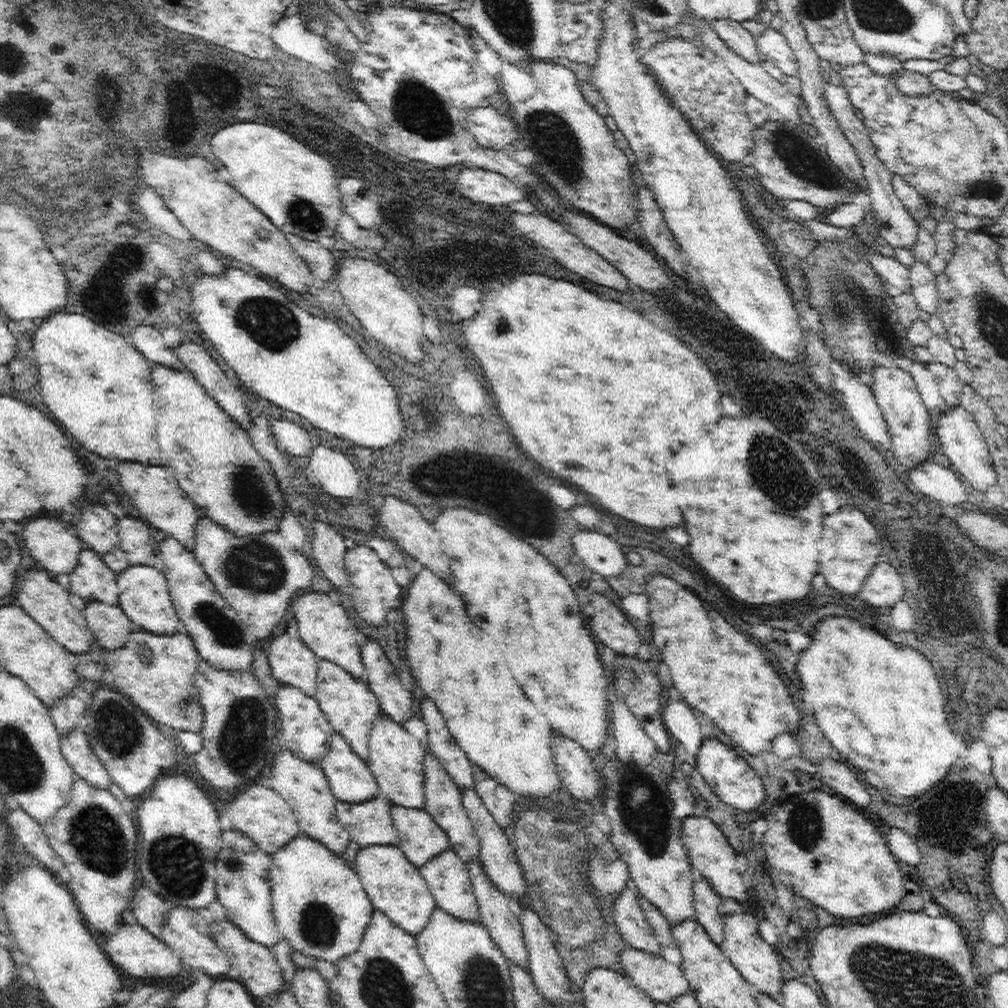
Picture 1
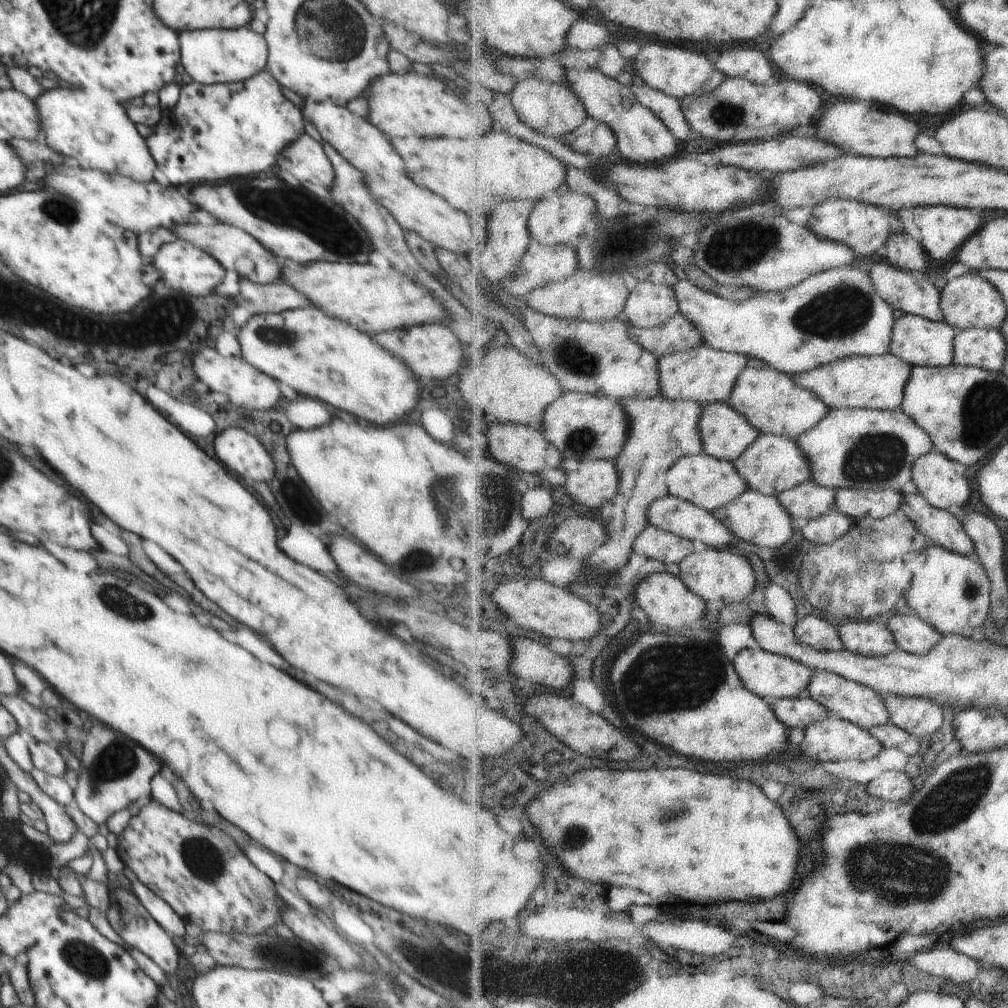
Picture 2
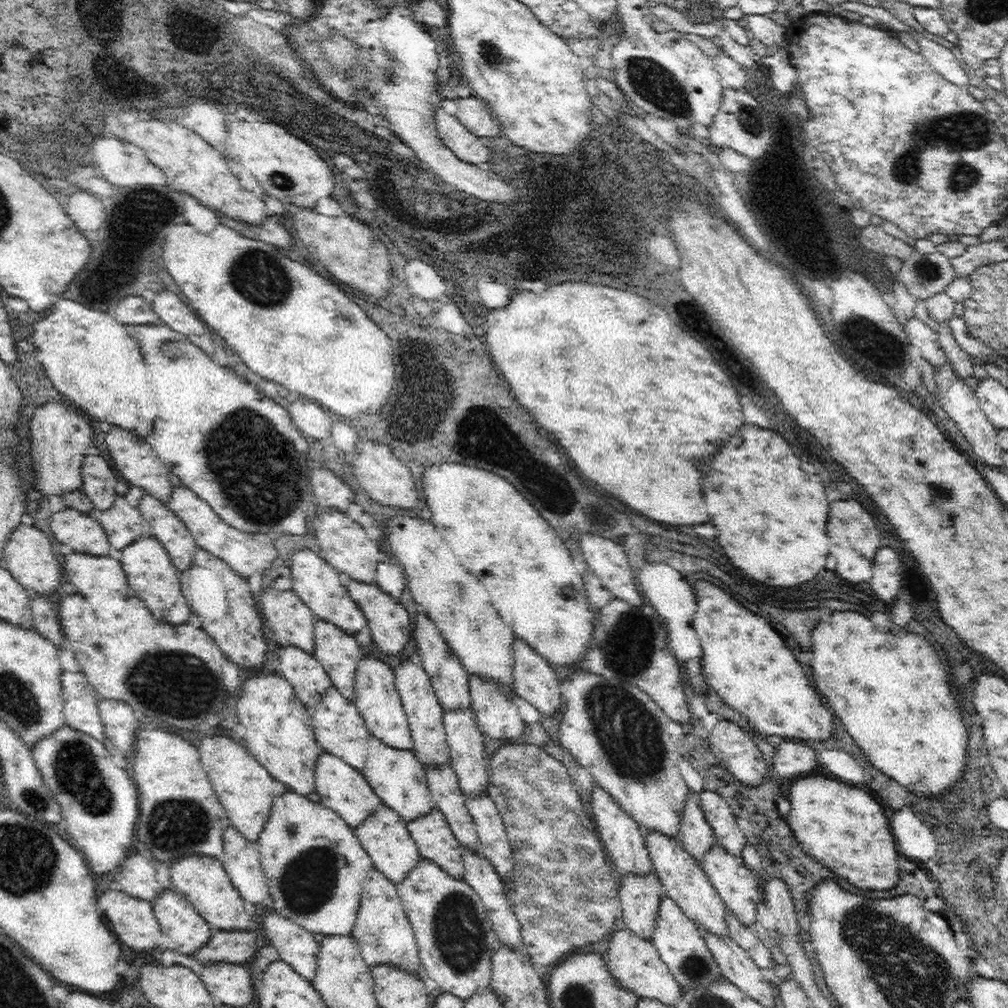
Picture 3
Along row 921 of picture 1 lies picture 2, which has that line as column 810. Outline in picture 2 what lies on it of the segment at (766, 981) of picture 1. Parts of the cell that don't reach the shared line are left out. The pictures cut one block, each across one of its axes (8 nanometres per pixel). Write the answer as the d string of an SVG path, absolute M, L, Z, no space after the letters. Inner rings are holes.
M835 715L809 726L805 731L805 740L800 745L803 754L813 757L818 762L840 762L840 760L870 760L884 750L884 744L866 730L850 720Z

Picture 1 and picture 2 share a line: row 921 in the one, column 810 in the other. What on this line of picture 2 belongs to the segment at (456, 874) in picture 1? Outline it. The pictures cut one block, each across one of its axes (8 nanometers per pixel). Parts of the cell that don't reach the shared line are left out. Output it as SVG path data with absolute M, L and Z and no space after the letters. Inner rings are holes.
M777 434L762 435L742 458L735 461L742 476L750 483L750 490L757 490L768 496L779 497L786 490L796 488L812 479L812 462L802 450L797 439Z

